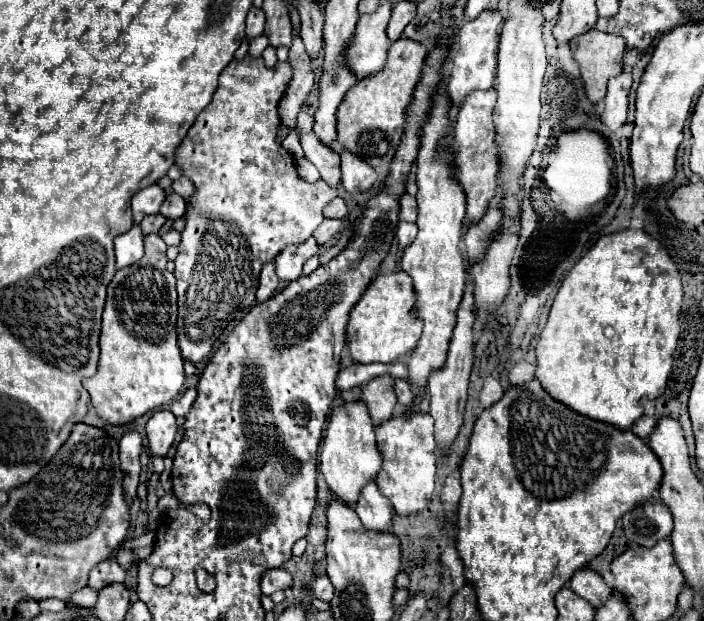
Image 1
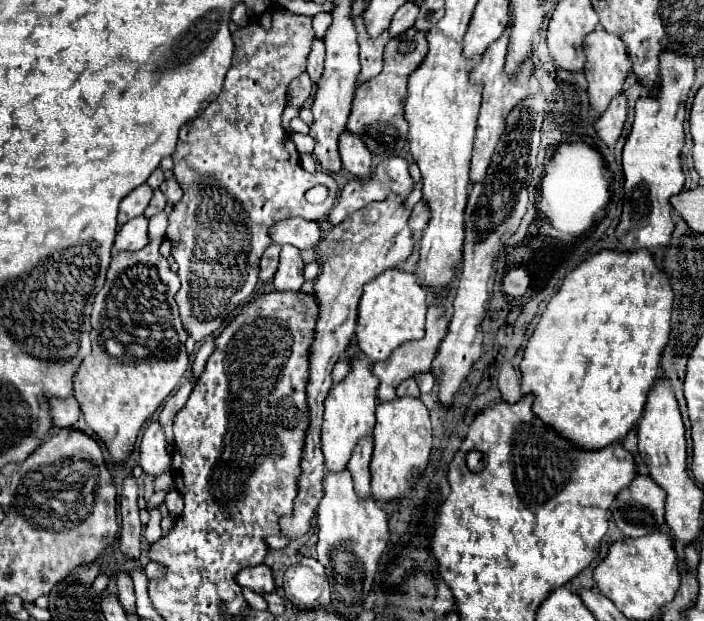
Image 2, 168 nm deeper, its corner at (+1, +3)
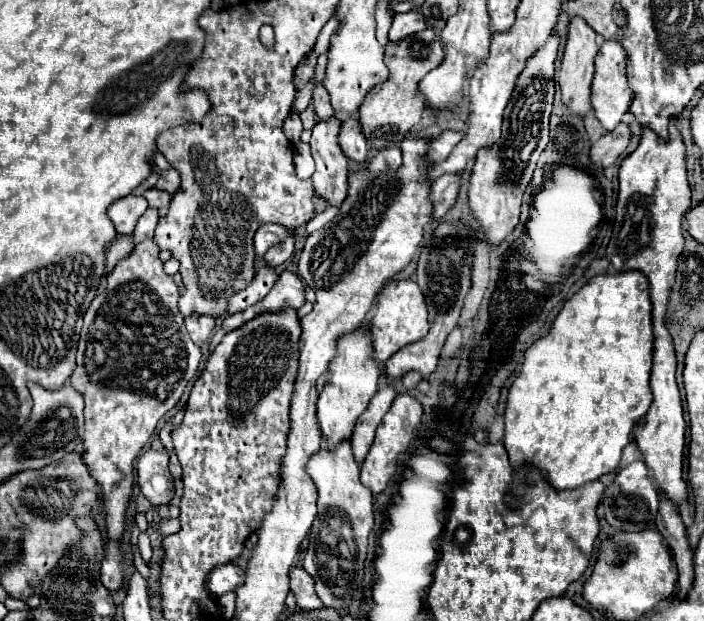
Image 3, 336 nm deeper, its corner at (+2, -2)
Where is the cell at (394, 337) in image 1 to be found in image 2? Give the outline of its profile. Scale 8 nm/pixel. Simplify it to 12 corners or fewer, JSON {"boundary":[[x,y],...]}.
{"boundary":[[389,269],[365,285],[357,345],[385,361],[425,335],[425,289]]}

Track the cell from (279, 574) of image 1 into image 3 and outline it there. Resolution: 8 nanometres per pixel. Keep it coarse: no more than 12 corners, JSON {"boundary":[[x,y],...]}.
{"boundary":[[234,564],[210,572],[210,592],[216,598],[236,590],[244,572]]}

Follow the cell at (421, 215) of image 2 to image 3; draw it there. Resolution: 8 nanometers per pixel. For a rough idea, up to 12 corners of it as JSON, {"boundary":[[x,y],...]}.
{"boundary":[[444,174],[432,184],[434,220],[460,192],[460,176]]}

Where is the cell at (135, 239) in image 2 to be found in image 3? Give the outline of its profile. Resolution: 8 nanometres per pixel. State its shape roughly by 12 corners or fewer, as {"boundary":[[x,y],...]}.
{"boundary":[[154,208],[140,216],[134,228],[134,242],[154,236],[158,216]]}

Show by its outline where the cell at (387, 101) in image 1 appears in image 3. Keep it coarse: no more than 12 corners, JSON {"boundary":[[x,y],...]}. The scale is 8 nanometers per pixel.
{"boundary":[[432,28],[386,44],[390,80],[360,106],[372,148],[400,144],[426,108],[418,82],[440,66]]}

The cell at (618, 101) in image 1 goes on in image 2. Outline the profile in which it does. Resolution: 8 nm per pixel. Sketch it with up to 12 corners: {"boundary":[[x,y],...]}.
{"boundary":[[621,93],[595,121],[599,137],[613,147],[627,119]]}

